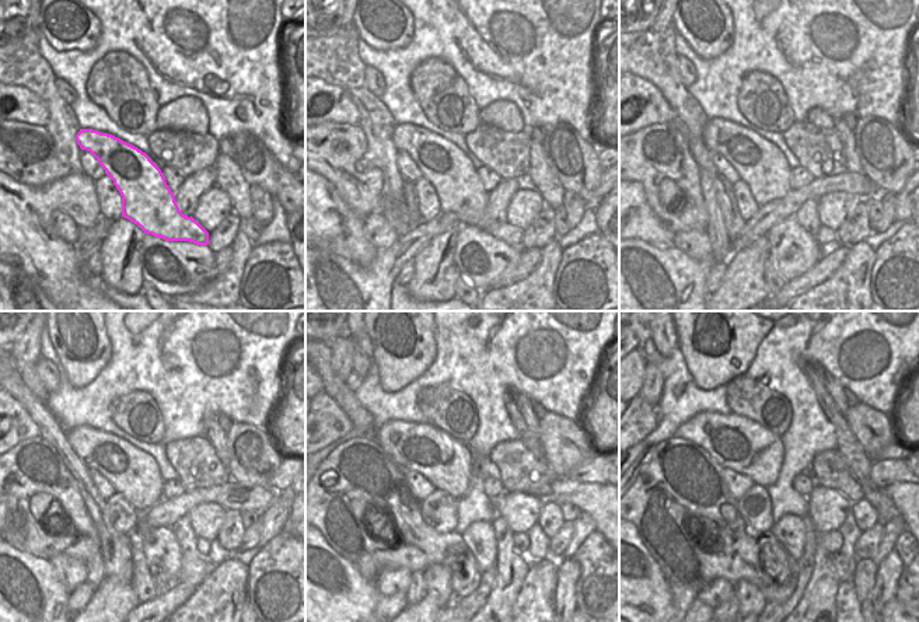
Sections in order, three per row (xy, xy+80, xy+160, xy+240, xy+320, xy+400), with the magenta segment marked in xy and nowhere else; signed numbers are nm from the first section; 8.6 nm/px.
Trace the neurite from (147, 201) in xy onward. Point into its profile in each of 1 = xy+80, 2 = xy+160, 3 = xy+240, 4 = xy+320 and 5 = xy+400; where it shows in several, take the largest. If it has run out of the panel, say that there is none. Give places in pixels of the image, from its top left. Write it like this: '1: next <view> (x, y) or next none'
1: next xy+80 (457, 185)
2: next xy+160 (758, 163)
3: next xy+240 (135, 474)
4: next xy+320 (446, 462)
5: next xy+400 (736, 441)

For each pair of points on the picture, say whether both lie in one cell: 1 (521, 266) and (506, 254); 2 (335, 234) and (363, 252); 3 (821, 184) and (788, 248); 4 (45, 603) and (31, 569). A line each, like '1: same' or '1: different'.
1: different
2: same
3: different
4: same

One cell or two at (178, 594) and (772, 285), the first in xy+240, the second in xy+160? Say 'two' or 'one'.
two

